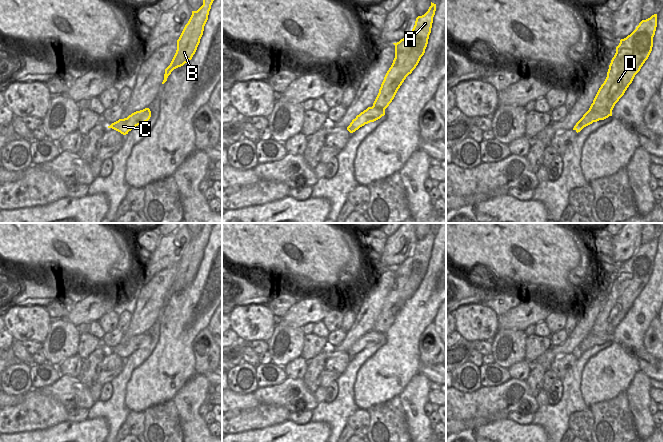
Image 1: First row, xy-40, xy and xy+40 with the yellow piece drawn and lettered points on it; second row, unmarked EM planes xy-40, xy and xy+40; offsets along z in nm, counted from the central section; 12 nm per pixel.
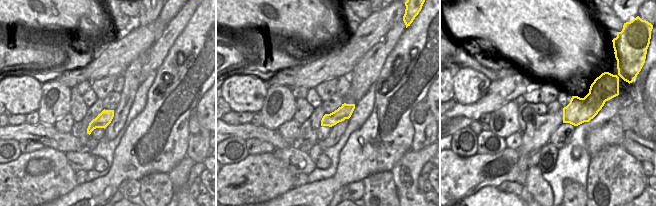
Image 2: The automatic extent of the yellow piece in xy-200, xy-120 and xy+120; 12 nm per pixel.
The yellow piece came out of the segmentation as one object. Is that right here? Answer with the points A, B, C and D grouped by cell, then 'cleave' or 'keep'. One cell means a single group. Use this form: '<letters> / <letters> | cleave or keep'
A B D / C | cleave

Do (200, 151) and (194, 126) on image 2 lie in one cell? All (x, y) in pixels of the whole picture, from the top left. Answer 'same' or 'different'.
same

